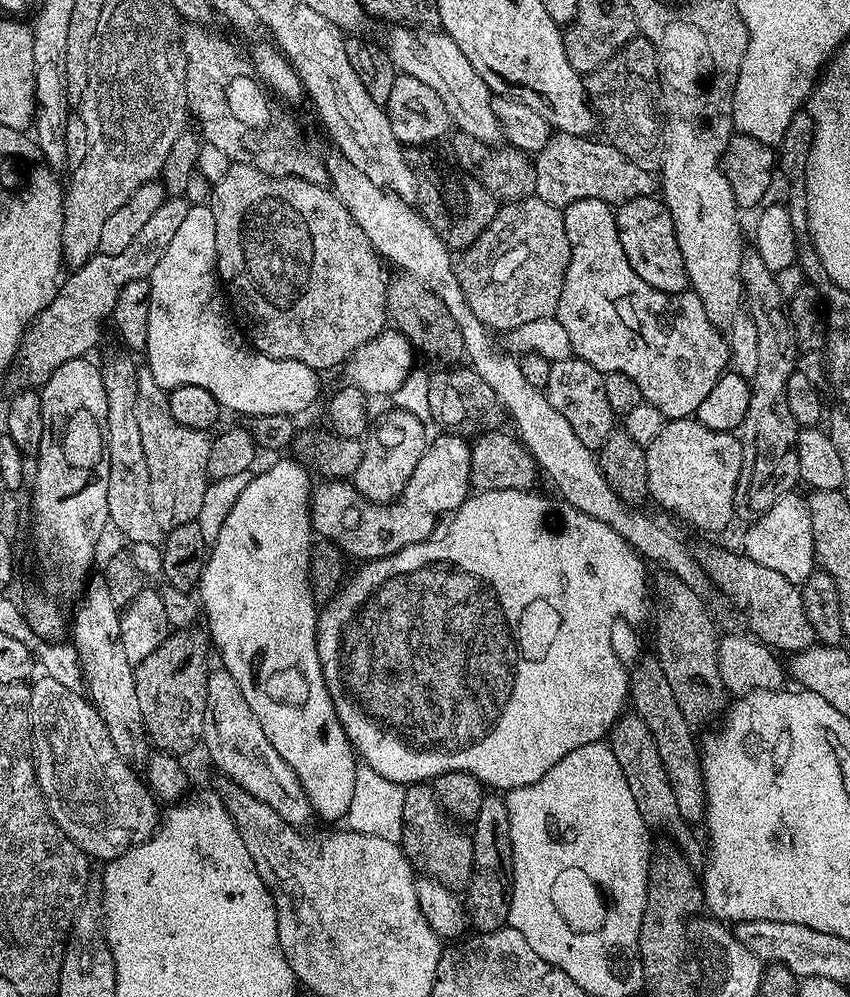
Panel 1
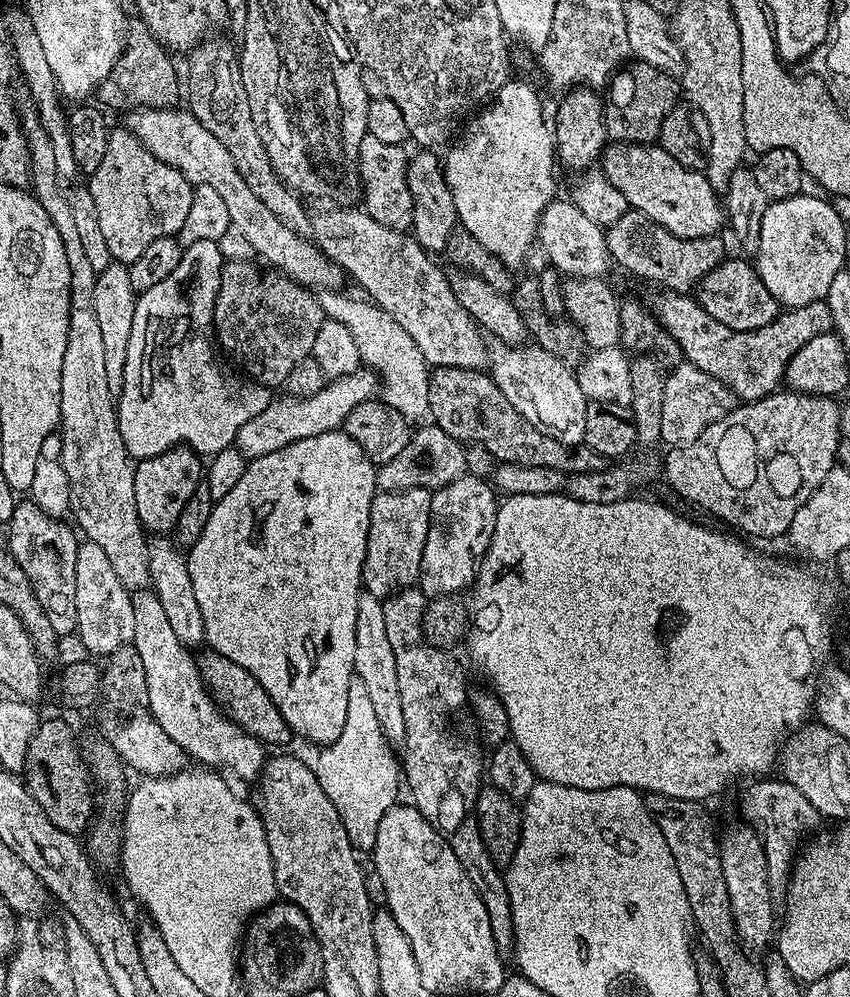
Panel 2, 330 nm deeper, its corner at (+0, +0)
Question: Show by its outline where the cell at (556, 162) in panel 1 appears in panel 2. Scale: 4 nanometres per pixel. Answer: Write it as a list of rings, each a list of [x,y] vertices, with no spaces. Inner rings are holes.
[[[630,210],[618,218],[605,231],[604,237],[613,261],[616,260],[628,272],[642,276],[646,280],[654,280],[669,292],[691,293],[700,283],[700,279],[714,266],[725,259],[724,244],[719,235],[702,238],[682,238],[672,234],[666,226],[658,226],[646,214]]]

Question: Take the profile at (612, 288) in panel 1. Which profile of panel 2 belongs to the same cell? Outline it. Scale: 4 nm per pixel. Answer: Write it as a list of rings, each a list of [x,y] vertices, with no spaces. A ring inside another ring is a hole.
[[[667,290],[661,293],[656,301],[651,301],[650,307],[656,313],[656,318],[662,327],[674,338],[674,342],[682,346],[685,361],[698,366],[700,370],[706,370],[706,374],[710,374],[712,378],[718,378],[718,382],[732,389],[732,393],[740,402],[761,400],[762,397],[777,391],[781,387],[784,368],[790,362],[790,358],[794,358],[794,354],[798,354],[798,350],[802,350],[802,346],[806,346],[810,338],[818,338],[818,334],[833,331],[831,312],[825,299],[797,308],[788,308],[781,311],[780,316],[774,318],[774,322],[770,322],[768,326],[762,326],[762,330],[743,332],[730,330],[730,326],[722,326],[718,318],[710,318],[710,314],[706,314],[706,310],[702,310],[700,303],[691,295]]]

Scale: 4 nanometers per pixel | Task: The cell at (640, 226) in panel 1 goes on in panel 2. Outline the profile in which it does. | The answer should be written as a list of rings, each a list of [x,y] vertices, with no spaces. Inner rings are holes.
[[[725,258],[714,266],[700,279],[700,283],[694,292],[694,299],[700,303],[702,310],[710,314],[710,318],[718,318],[722,326],[730,326],[730,330],[762,330],[762,326],[768,326],[778,318],[782,311],[782,305],[773,294],[763,285],[762,278],[751,263],[744,260],[731,260]]]

